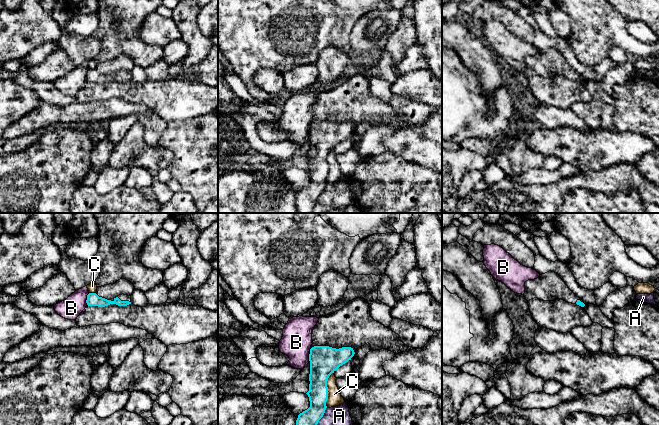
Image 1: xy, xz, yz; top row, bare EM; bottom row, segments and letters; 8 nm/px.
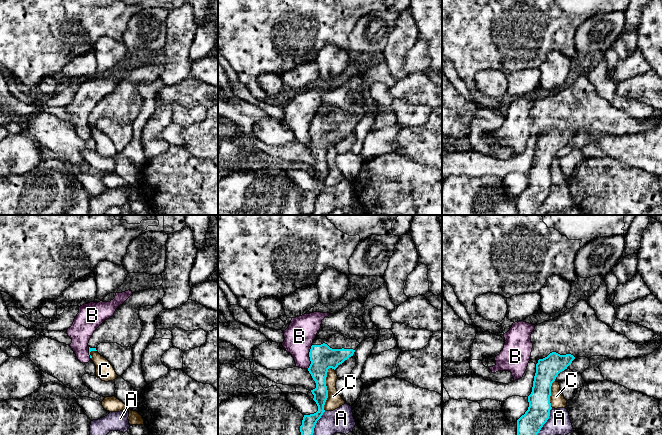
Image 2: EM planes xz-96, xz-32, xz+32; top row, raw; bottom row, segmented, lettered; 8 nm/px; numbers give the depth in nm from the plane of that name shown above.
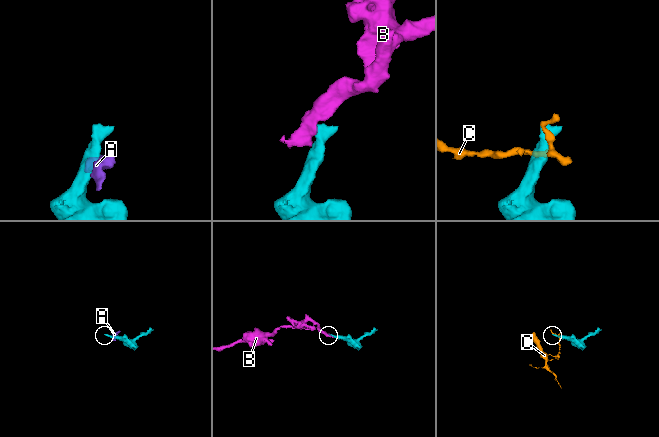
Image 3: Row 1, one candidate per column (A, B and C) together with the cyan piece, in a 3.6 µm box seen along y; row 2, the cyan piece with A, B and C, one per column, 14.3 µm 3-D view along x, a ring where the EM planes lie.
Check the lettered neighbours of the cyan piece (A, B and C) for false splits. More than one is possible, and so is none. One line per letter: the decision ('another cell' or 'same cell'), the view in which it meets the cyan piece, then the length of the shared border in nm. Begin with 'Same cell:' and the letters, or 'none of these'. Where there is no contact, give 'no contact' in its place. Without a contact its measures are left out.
Same cell: none of these
A: another cell; meets cyan in xz; contact 260 nm long
B: another cell; meets cyan in xy; contact 100 nm long
C: another cell; meets cyan in xz; contact 300 nm long

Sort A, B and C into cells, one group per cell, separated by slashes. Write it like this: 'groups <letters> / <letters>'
groups A / B / C

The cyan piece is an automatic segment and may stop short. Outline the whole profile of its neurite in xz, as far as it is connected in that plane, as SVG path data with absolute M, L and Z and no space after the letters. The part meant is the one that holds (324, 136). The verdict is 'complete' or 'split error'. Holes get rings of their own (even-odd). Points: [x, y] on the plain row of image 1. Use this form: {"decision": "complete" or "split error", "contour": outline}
{"decision": "complete", "contour": "M314 122L310 125L309 173L310 183L300 189L296 196L297 213L312 213L319 196L327 184L327 157L340 142L351 136L355 128L351 123L339 125Z"}

